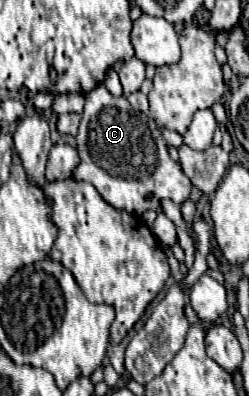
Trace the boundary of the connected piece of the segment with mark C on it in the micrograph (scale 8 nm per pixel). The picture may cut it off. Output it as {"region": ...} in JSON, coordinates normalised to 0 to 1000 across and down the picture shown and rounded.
{"region":[[[418,215],[345,240],[305,361],[321,412],[289,452],[369,462],[458,528],[570,543],[594,528],[627,533],[643,503],[691,503],[707,518],[731,518],[763,492],[771,462],[723,432],[723,417],[683,402],[635,316],[594,290],[538,280],[506,245],[458,245]]]}

